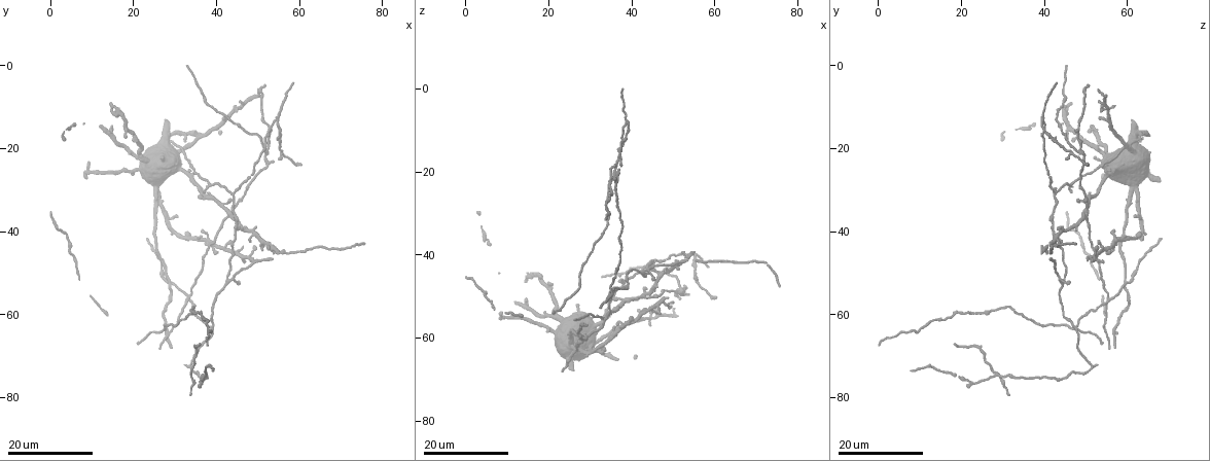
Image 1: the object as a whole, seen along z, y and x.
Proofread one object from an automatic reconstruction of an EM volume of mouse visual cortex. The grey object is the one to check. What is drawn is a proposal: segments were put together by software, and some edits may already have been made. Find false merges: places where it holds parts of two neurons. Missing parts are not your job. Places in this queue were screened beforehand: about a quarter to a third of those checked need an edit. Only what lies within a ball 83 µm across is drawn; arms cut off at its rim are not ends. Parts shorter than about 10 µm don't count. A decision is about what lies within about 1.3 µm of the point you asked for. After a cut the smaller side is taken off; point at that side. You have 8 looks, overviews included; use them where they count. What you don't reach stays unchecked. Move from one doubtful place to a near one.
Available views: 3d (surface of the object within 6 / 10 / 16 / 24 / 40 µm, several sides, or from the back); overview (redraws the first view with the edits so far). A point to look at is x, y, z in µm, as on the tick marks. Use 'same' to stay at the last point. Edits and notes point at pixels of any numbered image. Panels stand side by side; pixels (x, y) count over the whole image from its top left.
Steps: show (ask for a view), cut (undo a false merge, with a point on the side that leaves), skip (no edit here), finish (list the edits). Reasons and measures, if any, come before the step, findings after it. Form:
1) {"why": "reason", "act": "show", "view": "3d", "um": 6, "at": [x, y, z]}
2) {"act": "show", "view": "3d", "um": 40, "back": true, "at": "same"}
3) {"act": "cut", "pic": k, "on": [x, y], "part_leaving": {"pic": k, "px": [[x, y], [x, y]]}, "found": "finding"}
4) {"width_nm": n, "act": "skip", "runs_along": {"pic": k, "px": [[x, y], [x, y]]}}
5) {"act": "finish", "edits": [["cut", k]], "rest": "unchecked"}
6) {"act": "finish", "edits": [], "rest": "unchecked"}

{"why": "a fork", "act": "show", "view": "3d", "um": 16, "at": [43.5, 31.5, 42.0]}

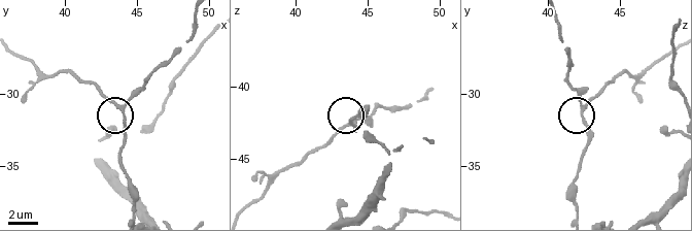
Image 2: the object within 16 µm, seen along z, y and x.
{"act": "show", "view": "3d", "um": 10, "at": [44.0, 31.2, 42.4]}

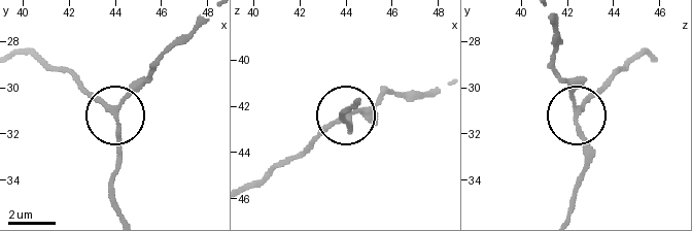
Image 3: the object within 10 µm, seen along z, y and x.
{"arms": 3, "act": "skip", "runs_along": {"pic": 3, "px": [[21, 51], [74, 80], [109, 111], [149, 76]]}, "found": "continuous, no second neuron"}

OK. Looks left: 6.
{"why": "three arms meet", "act": "show", "view": "3d", "um": 24, "at": [51.5, 20.0, 48.0]}

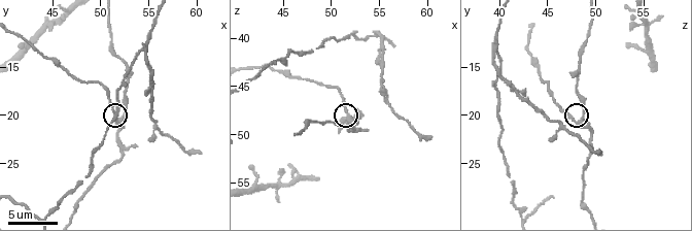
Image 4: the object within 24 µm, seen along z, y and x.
{"act": "show", "view": "3d", "um": 10, "at": [52.0, 20.6, 48.8]}

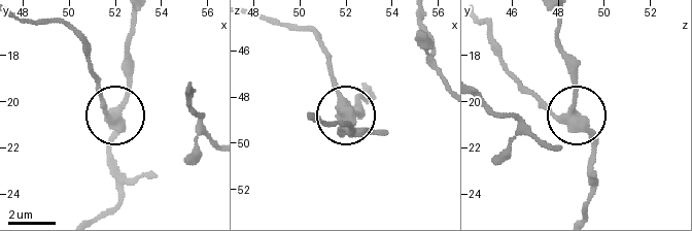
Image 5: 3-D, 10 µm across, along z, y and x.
{"arms": 3, "act": "skip", "runs_along": {"pic": 5, "px": [[108, 212], [120, 195], [108, 141], [126, 89], [126, 55]]}, "found": "all the same neuron"}

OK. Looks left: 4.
{"why": "side arm on a straight run", "act": "show", "view": "3d", "um": 24, "at": [43.0, 51.5, 44.0]}

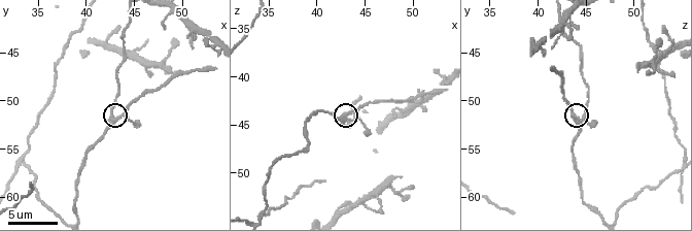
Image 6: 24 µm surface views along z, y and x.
{"act": "show", "view": "3d", "um": 10, "at": [42.8, 52.0, 44.2]}

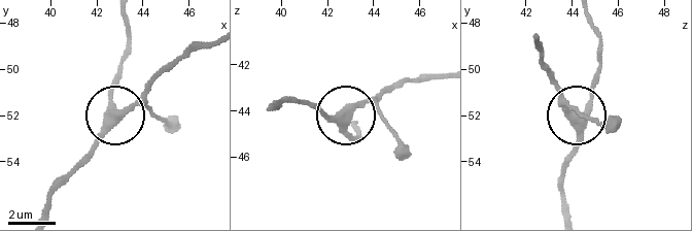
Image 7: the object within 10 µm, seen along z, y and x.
{"act": "skip", "runs_along": {"pic": 7, "px": [[356, 123], [356, 140], [344, 129], [350, 111], [395, 84]]}, "found": "all the same neuron"}

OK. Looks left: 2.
{"why": "four-way junction", "act": "show", "view": "3d", "um": 16, "at": [33.0, 57.0, 55.5]}

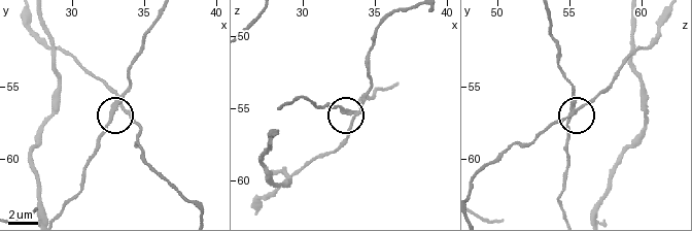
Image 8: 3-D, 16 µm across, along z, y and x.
{"act": "show", "view": "3d", "um": 10, "at": [33.6, 56.8, 55.4]}

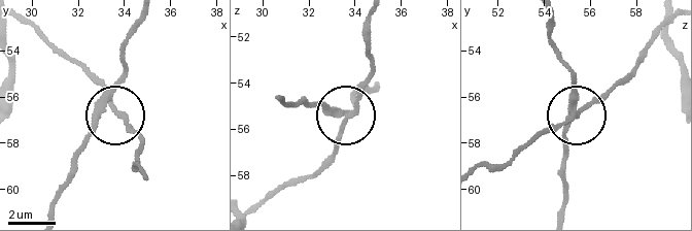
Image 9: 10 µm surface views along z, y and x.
{"width_nm": 270, "act": "skip", "runs_along": {"pic": 9, "px": [[25, 18], [98, 83], [111, 109], [141, 143]]}, "found": "all the same neuron"}

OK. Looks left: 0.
{"act": "finish", "edits": [], "rest": "unchecked"}

